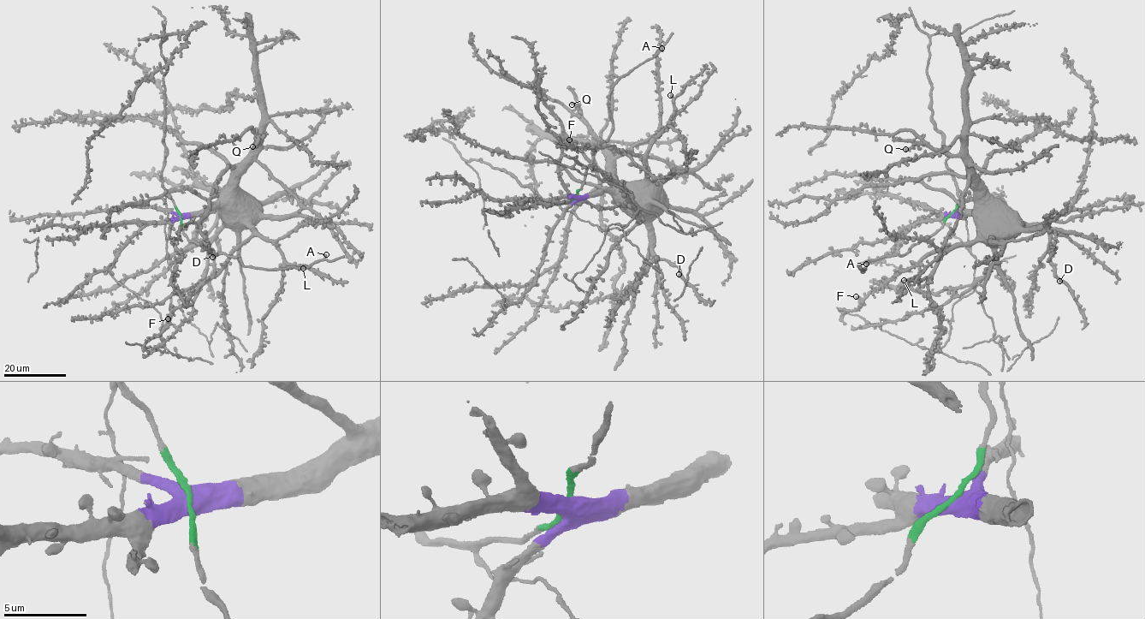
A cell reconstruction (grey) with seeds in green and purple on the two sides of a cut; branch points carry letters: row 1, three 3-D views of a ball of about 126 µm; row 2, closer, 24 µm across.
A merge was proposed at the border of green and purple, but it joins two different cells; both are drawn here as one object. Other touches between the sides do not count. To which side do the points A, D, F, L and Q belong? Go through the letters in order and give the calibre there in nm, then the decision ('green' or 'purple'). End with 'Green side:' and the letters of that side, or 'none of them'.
A: 340 nm | green
D: 440 nm | purple
F: 460 nm | purple
L: 320 nm | purple
Q: 360 nm | purple
Green side: A

